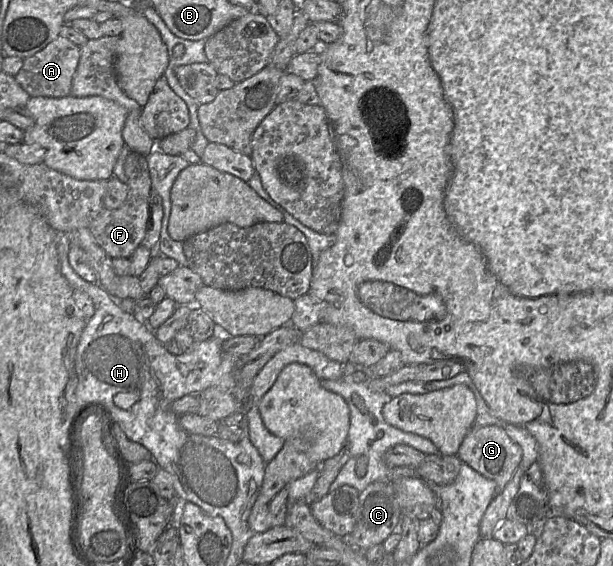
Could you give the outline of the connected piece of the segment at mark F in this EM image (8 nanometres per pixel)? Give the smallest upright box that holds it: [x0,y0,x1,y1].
[88,152,151,259]

